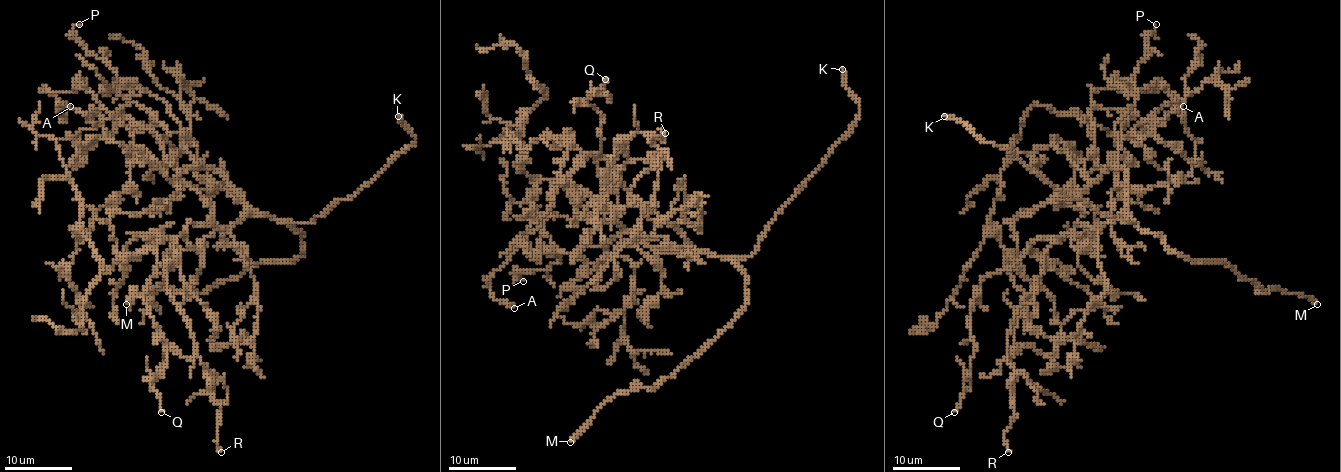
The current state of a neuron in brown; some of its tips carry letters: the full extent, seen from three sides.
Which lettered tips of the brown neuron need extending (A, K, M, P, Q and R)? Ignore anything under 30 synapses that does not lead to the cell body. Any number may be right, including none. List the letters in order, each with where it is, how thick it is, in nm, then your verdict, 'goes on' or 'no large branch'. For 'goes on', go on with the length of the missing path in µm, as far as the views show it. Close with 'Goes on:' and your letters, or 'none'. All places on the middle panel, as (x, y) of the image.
A: (514, 308) | 500 nm | no large branch
K: (842, 69) | 240 nm | goes on | 30 µm
M: (570, 442) | 260 nm | goes on | 80 µm
P: (523, 281) | 140 nm | no large branch
Q: (605, 79) | 130 nm | no large branch
R: (665, 133) | 160 nm | no large branch
Goes on: K, M

